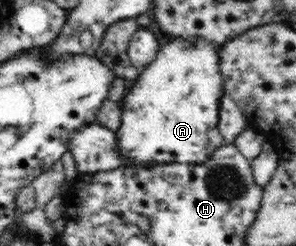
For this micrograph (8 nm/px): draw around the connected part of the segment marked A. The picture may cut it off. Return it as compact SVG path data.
M172 39L167 43L160 46L155 59L151 61L150 65L147 65L144 69L140 71L140 77L131 81L128 88L121 101L121 108L123 108L122 113L122 123L119 125L119 130L115 132L117 138L119 138L119 148L125 156L129 158L135 158L135 165L145 165L149 162L159 162L159 163L184 163L185 165L203 165L203 163L209 161L213 153L219 149L219 147L226 145L226 139L223 138L223 134L218 128L218 103L220 100L220 95L225 92L223 85L223 76L219 72L219 62L218 62L218 51L219 46L214 43L209 43L204 39Z

